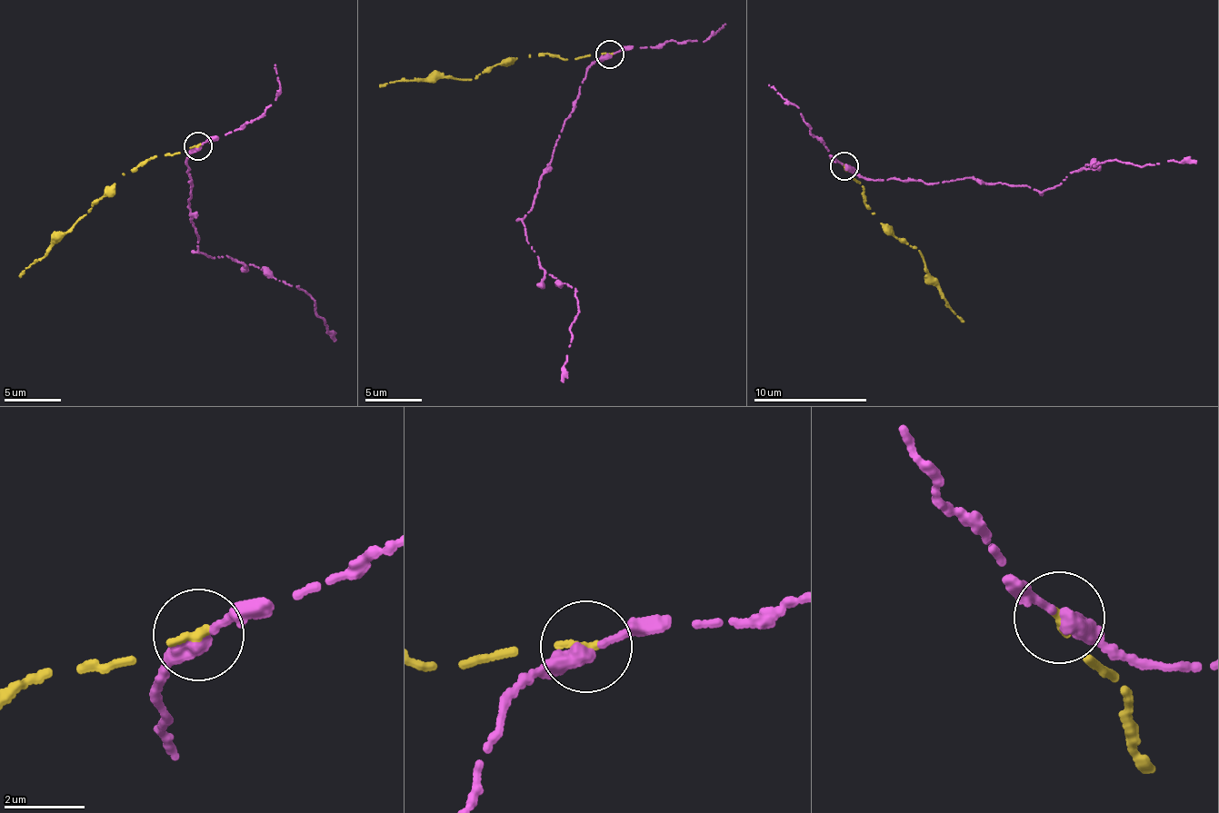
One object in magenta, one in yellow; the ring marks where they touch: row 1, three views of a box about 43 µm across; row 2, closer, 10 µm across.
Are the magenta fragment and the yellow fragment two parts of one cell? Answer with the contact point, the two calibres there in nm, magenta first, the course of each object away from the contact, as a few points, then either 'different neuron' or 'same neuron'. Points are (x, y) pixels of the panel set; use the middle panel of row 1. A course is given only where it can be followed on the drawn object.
place (610, 54); calibres 320 and 200 nm; course magenta (611, 56), (585, 71), (539, 175), (532, 211), (522, 220), (540, 266), (574, 289), (578, 310), (564, 382); course yellow (611, 54), (566, 61), (531, 54), (484, 69), (470, 79), (418, 78), (380, 88); different neuron

